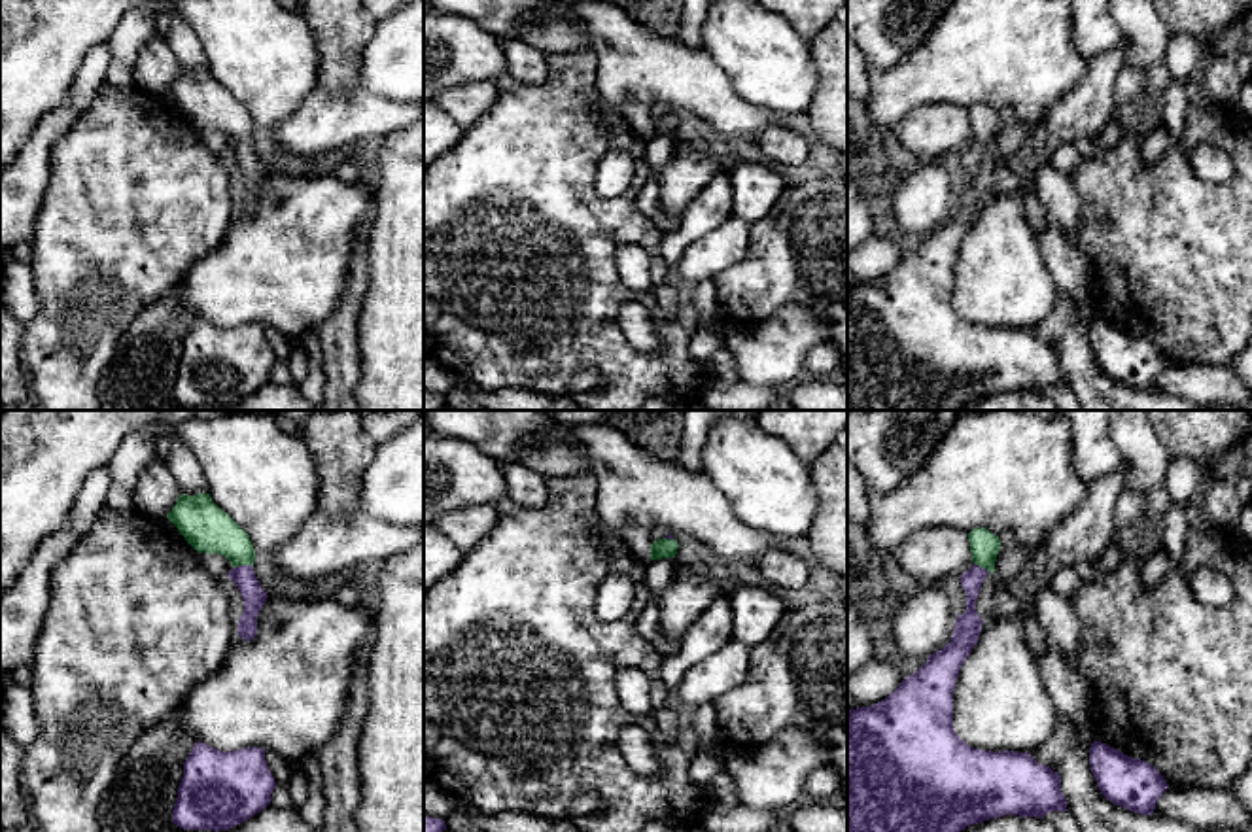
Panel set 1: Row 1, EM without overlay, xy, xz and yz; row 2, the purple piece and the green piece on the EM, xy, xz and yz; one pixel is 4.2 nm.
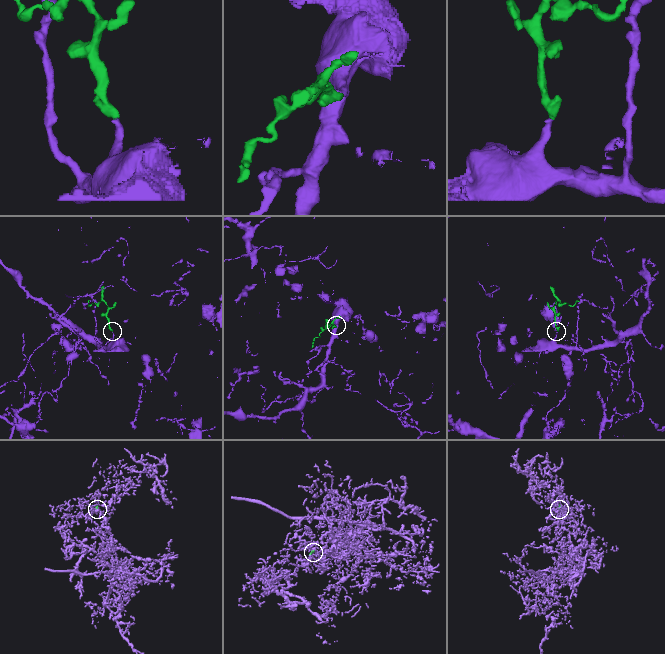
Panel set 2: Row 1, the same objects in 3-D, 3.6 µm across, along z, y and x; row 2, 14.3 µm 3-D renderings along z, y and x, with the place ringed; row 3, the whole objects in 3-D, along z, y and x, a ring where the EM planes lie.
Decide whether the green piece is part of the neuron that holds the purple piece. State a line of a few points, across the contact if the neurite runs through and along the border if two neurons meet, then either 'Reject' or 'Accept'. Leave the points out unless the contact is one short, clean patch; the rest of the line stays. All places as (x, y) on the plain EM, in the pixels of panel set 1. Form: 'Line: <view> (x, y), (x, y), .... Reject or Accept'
Line: xy (254, 173), (241, 142), (207, 104). Accept

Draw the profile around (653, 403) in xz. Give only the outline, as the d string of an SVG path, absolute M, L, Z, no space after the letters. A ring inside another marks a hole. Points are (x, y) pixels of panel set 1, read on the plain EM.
M649 399L637 410L709 410L709 408L702 405L698 399L679 403L666 399Z

